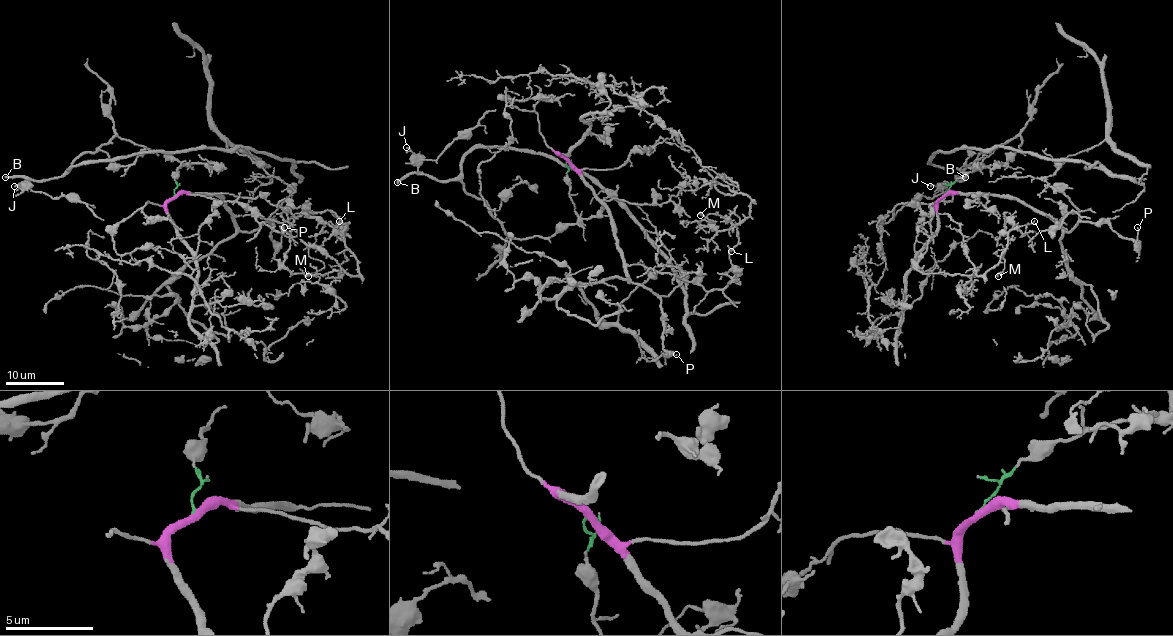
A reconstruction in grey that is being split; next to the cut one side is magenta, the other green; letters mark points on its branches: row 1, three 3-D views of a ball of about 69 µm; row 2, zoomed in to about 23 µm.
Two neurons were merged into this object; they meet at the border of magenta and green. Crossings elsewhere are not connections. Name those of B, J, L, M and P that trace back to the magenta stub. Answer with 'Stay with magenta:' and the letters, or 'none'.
Stay with magenta: L, M, P

